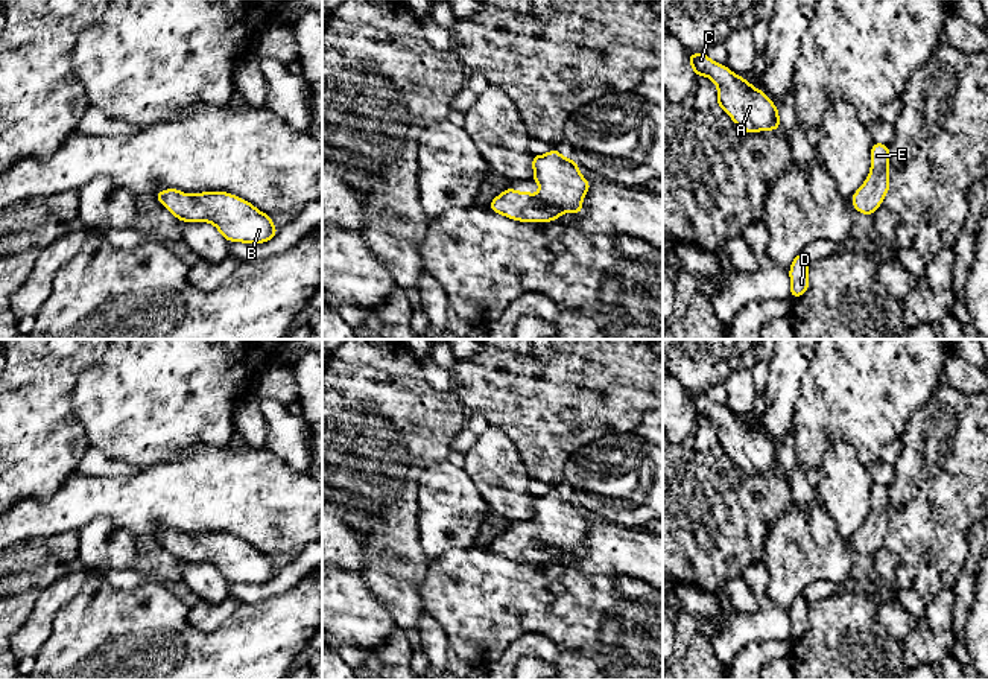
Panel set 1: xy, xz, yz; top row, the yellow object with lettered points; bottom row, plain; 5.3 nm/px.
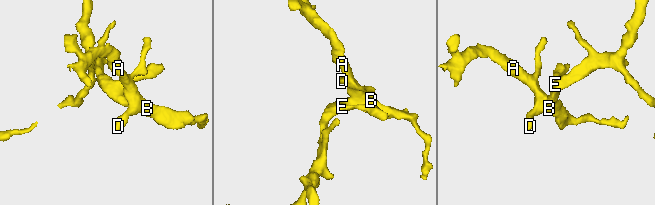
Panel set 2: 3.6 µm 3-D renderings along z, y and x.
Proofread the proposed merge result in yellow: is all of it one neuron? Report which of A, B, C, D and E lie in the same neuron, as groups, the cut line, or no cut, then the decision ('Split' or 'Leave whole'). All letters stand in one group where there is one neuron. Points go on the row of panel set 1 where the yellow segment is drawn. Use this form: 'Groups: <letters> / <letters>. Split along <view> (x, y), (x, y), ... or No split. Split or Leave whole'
Groups: A B C D E. No split. Leave whole

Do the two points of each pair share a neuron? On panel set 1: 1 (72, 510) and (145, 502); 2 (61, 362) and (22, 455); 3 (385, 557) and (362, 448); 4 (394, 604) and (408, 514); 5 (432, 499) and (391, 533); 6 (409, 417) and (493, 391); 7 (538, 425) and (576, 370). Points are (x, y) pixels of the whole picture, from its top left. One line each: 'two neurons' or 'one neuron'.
1: one neuron
2: one neuron
3: one neuron
4: one neuron
5: two neurons
6: two neurons
7: one neuron

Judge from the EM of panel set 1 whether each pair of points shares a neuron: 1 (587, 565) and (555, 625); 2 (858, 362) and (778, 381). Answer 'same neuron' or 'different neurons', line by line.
1: different neurons
2: different neurons

